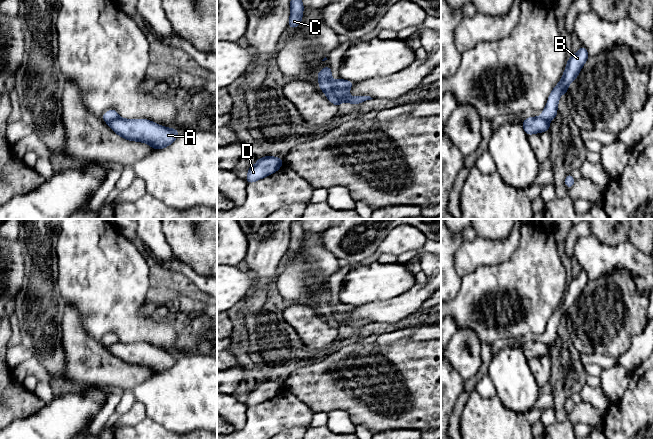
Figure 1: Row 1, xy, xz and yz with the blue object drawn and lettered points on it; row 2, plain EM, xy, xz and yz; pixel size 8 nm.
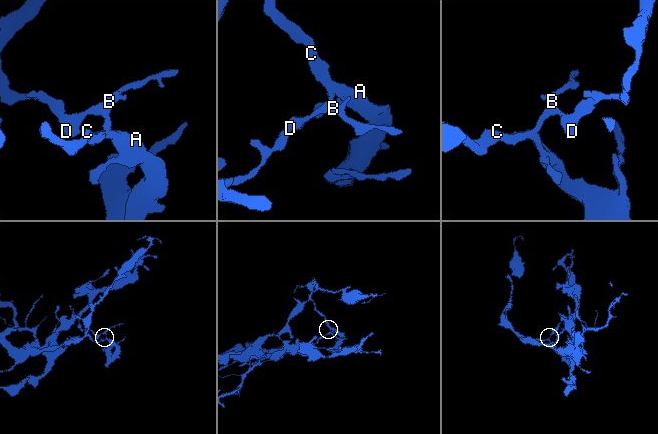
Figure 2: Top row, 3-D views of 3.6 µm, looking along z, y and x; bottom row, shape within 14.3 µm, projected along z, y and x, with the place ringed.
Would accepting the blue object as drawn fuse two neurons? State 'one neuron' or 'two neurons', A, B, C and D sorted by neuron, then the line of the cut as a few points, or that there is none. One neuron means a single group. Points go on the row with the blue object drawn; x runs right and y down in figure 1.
two neurons; A C / B D; cut in xz along (326, 94), (337, 96), (342, 101)

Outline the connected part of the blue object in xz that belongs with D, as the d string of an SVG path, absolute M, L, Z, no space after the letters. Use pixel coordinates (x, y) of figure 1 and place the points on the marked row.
M266 156L259 158L255 165L248 168L248 175L246 177L247 183L253 183L259 179L267 177L275 173L283 165L281 158Z

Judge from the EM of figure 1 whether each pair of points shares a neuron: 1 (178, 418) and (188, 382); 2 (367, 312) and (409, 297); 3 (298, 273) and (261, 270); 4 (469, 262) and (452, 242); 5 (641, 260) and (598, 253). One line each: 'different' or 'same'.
1: same
2: same
3: different
4: different
5: same

